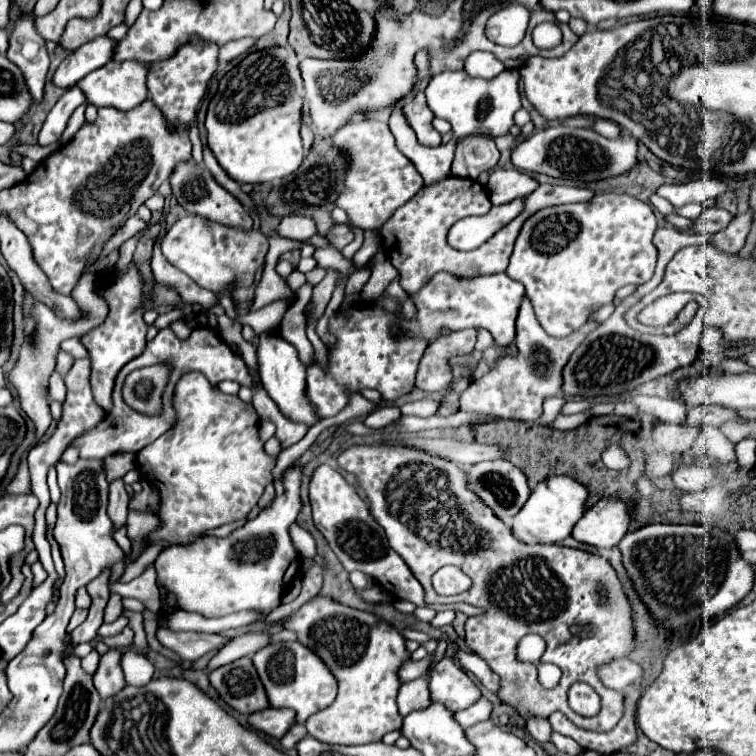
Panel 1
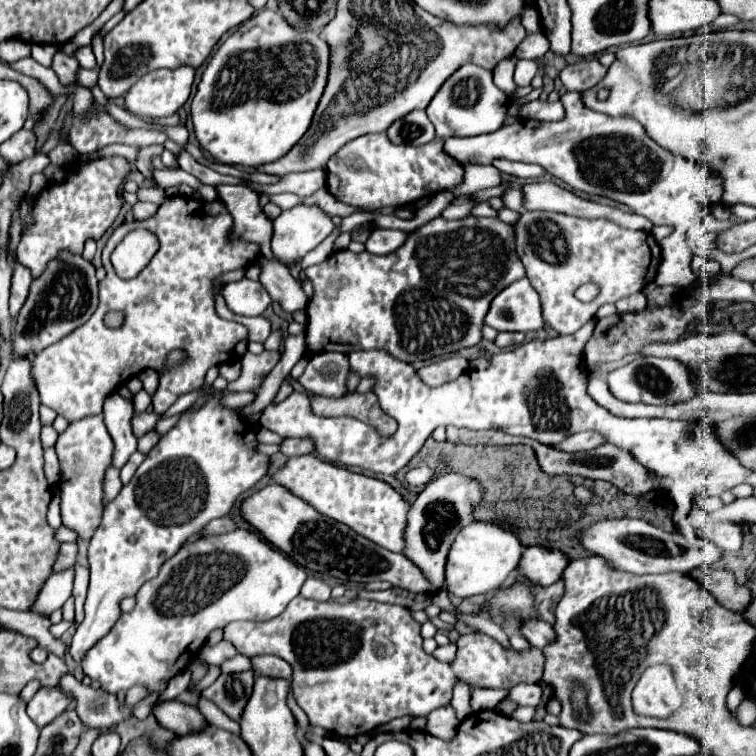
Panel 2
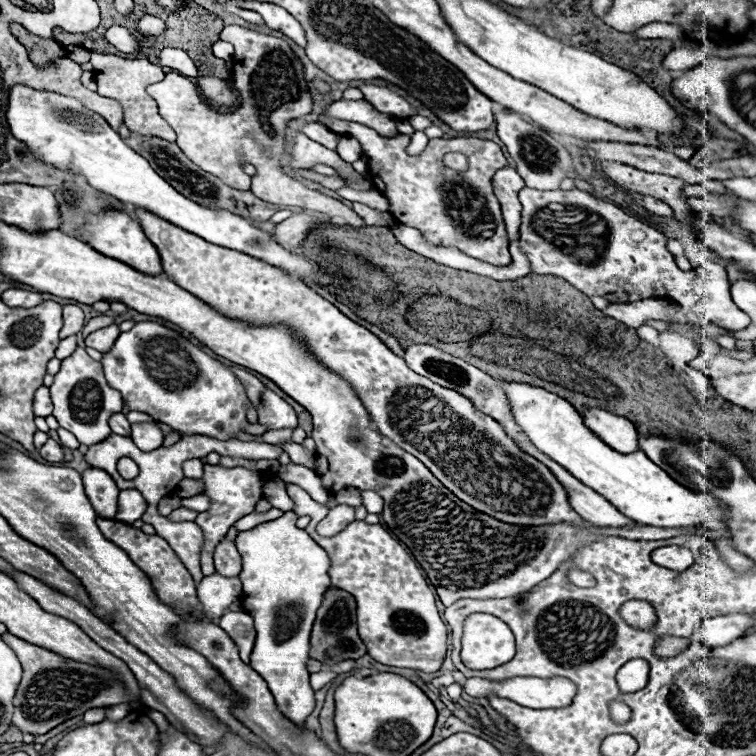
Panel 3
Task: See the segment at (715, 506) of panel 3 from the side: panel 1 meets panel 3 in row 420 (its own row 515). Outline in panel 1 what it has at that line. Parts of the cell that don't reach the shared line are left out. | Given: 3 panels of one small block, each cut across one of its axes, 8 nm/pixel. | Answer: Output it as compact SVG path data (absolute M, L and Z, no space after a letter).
M550 476L532 490L524 508L514 516L512 530L516 538L526 544L558 544L572 534L574 524L586 512L586 500L588 488L584 488L578 480L568 476Z

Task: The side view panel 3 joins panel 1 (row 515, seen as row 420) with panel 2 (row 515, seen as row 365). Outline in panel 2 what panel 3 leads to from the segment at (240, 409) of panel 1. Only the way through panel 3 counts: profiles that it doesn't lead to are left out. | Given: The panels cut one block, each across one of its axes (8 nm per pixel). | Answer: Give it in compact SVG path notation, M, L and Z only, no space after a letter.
M218 396L208 400L202 408L192 414L184 414L178 424L160 438L160 442L148 452L146 460L138 466L130 484L120 490L120 494L106 506L100 526L96 528L90 548L88 548L88 564L90 564L90 586L88 598L84 604L84 622L76 628L76 634L70 642L68 656L82 664L84 654L92 648L100 638L104 638L110 628L120 618L120 602L126 596L134 596L138 588L156 576L160 564L174 556L182 542L200 532L210 520L222 518L230 512L234 502L242 492L254 486L268 470L268 456L256 450L256 432L248 430L248 424L242 416L218 404Z

